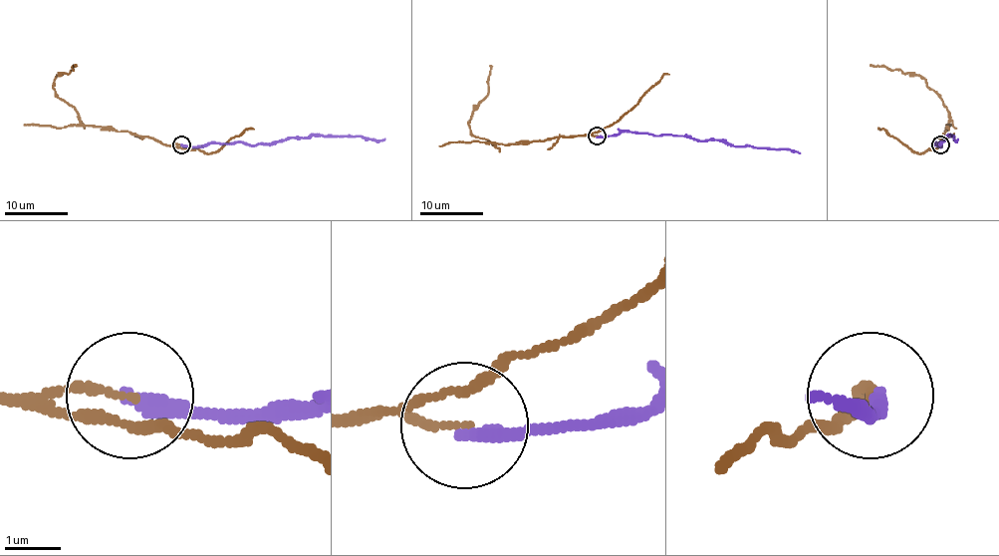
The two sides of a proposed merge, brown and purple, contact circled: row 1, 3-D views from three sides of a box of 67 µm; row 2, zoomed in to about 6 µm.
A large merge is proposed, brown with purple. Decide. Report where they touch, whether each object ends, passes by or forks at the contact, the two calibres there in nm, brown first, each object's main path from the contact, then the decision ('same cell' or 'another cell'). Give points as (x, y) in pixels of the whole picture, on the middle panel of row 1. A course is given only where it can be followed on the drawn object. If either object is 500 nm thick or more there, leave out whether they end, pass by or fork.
place (597, 136); brown ends; purple ends; calibres 130 and 300 nm; course brown (597, 136), (503, 144), (475, 137), (469, 125), (470, 117), (488, 94), (489, 66); course purple (597, 137), (618, 136), (625, 131), (655, 136), (690, 136), (698, 139), (724, 139), (734, 146), (801, 152); another cell

